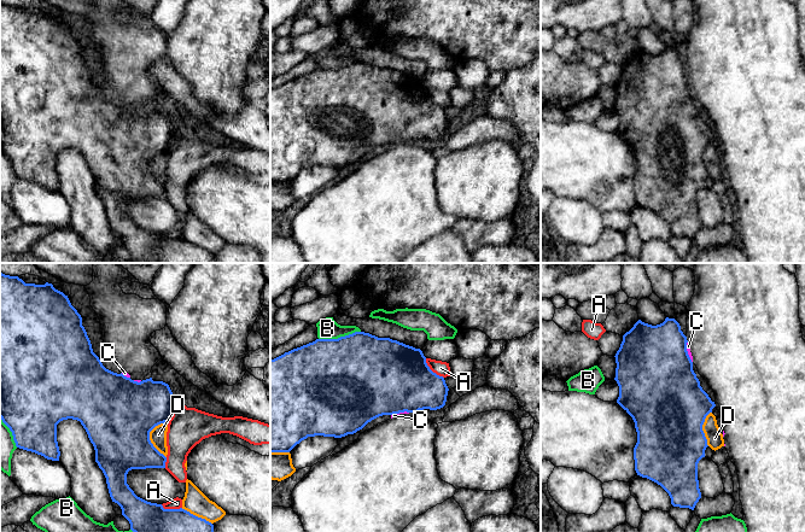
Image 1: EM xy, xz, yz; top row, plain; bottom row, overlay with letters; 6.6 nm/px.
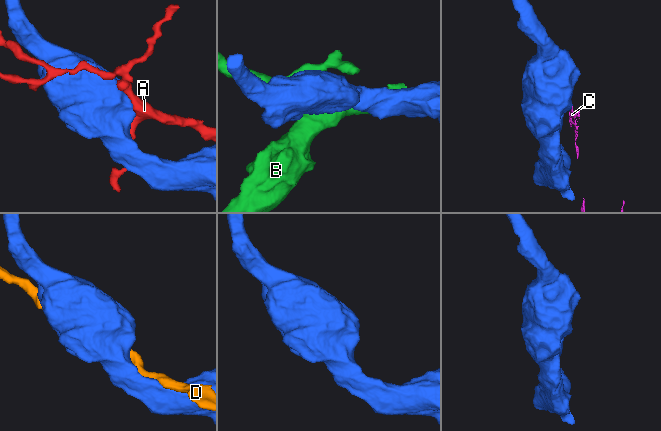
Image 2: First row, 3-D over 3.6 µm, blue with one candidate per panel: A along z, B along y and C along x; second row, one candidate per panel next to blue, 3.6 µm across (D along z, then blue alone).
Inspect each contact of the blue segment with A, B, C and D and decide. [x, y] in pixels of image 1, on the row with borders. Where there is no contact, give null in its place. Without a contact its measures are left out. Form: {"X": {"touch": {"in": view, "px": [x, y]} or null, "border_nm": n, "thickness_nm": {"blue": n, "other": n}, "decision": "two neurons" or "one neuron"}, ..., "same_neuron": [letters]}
{"A": {"touch": {"in": "xz", "px": [431, 370]}, "border_nm": 180, "thickness_nm": {"blue": 460, "other": 100}, "decision": "two neurons"}, "B": {"touch": {"in": "xz", "px": [340, 337]}, "border_nm": 280, "thickness_nm": {"blue": 500, "other": 140}, "decision": "two neurons"}, "C": {"touch": {"in": "yz", "px": [687, 352]}, "border_nm": 150, "thickness_nm": {"blue": 500, "other": 30}, "decision": "two neurons"}, "D": {"touch": {"in": "xy", "px": [149, 436]}, "border_nm": 240, "thickness_nm": {"blue": 480, "other": 110}, "decision": "two neurons"}, "same_neuron": []}

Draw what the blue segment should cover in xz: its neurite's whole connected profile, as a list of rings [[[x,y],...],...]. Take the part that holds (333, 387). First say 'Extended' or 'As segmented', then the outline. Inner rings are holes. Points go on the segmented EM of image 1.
As segmented. [[[364,332],[338,339],[316,339],[270,359],[270,452],[290,452],[308,437],[354,434],[383,415],[441,409],[448,391],[444,378],[430,369],[420,349]]]

